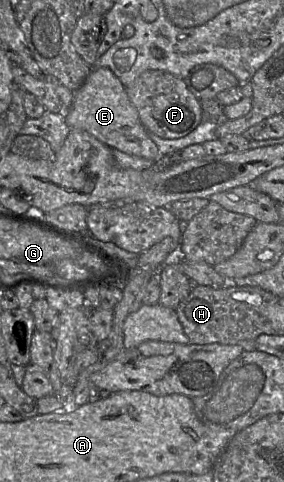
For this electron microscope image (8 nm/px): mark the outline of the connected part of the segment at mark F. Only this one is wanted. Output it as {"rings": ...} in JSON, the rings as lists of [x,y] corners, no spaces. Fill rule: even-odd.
{"rings":[[[147,70],[125,87],[131,103],[137,109],[140,122],[148,132],[163,139],[178,139],[189,134],[202,122],[199,100],[187,88],[184,80],[161,70]]]}

